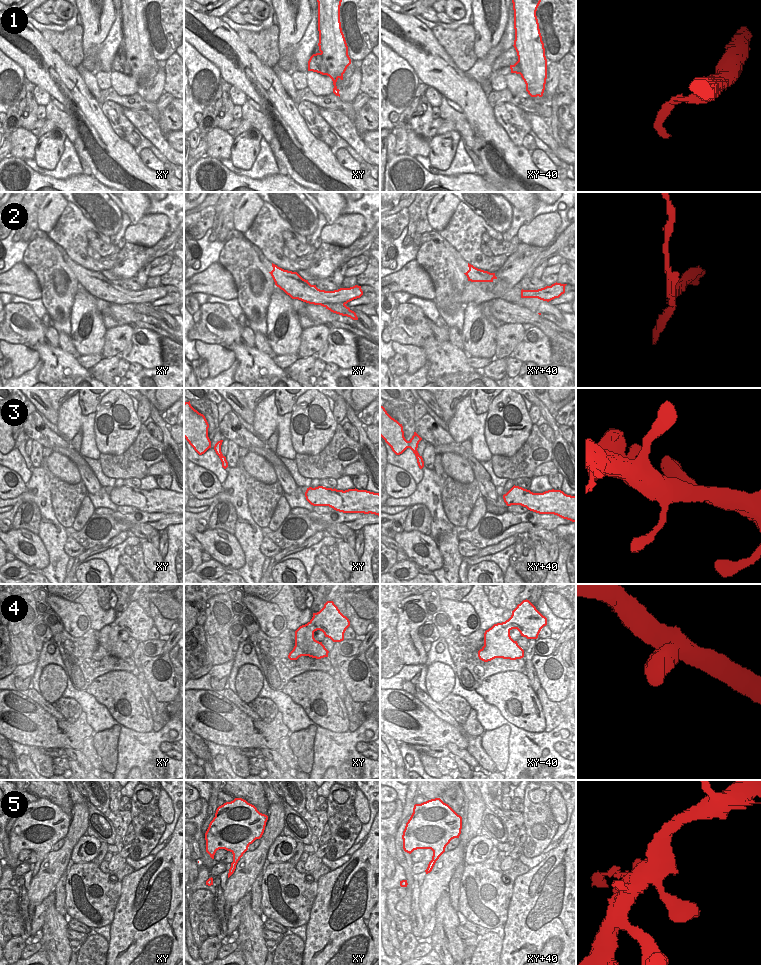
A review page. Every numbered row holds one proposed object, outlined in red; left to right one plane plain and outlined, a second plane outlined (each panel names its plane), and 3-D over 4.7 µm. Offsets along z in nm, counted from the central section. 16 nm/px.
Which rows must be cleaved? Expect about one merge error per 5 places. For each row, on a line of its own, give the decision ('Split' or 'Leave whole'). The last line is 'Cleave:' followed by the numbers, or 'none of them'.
1: Split
2: Split
3: Leave whole
4: Leave whole
5: Leave whole
Cleave: 1, 2

